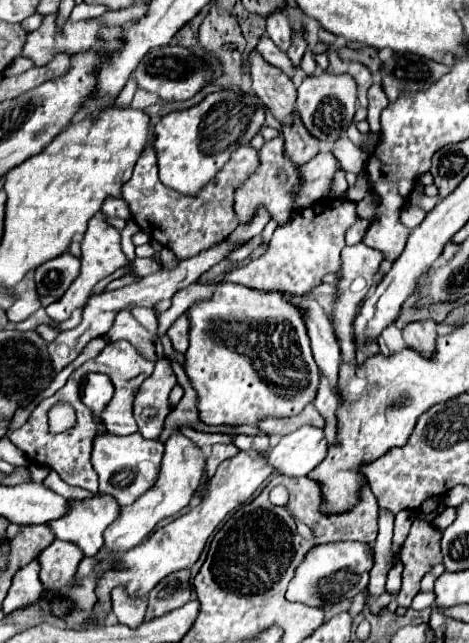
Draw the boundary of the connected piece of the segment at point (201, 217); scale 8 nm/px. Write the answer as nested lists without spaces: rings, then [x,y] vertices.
[[[147,146],[137,160],[131,180],[123,186],[123,200],[129,204],[133,220],[145,234],[169,248],[177,260],[187,260],[211,248],[219,240],[225,240],[237,228],[239,220],[233,210],[233,192],[257,166],[257,150],[249,146],[237,148],[235,156],[231,156],[231,160],[225,164],[219,176],[215,176],[215,180],[207,184],[207,188],[201,188],[195,196],[183,196],[173,188],[161,184],[157,176],[155,152],[151,146]]]

